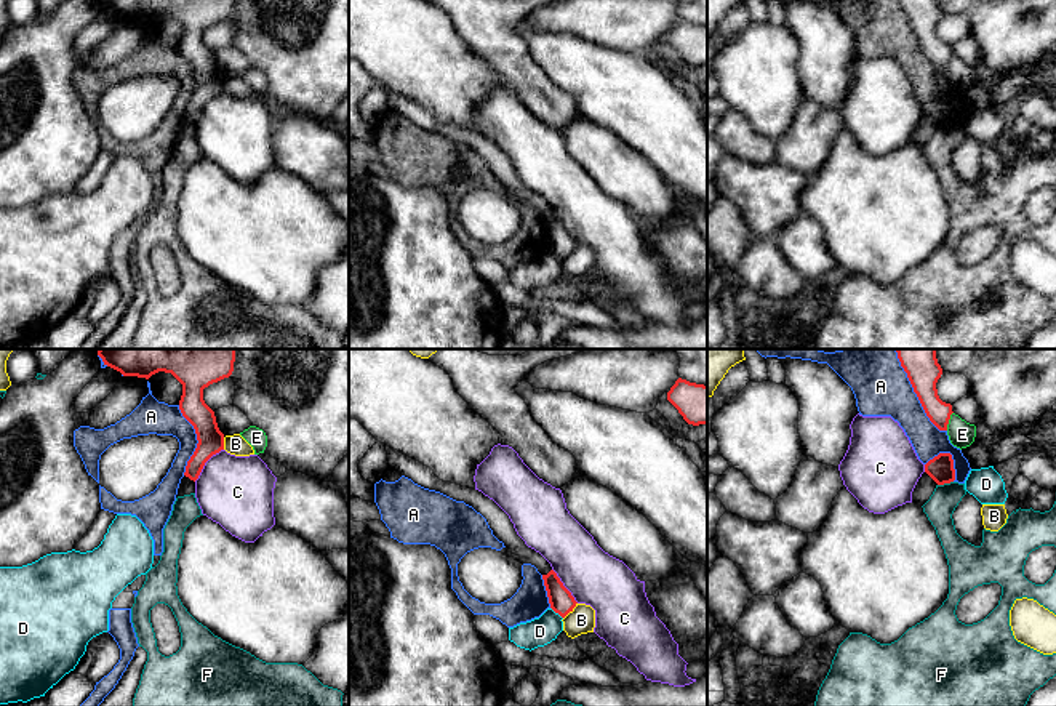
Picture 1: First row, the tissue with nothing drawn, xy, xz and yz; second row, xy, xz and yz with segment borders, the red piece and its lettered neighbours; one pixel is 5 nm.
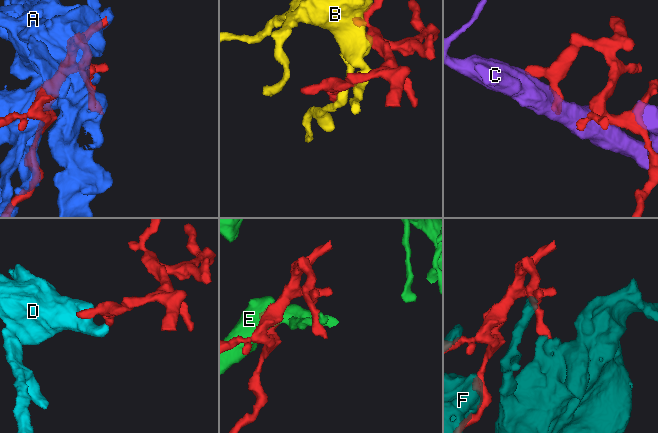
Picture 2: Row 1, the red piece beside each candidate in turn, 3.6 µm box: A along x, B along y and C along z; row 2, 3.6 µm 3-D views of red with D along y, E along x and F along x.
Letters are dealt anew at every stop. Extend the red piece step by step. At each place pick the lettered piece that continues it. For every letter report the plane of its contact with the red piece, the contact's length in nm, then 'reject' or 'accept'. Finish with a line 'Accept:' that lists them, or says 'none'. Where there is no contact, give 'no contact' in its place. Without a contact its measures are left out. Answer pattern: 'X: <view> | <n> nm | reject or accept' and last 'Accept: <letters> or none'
A: yz | 440 nm | reject
B: xz | 110 nm | reject
C: xy | 220 nm | reject
D: xz | 90 nm | reject
E: yz | 100 nm | reject
F: yz | 80 nm | reject
Accept: none

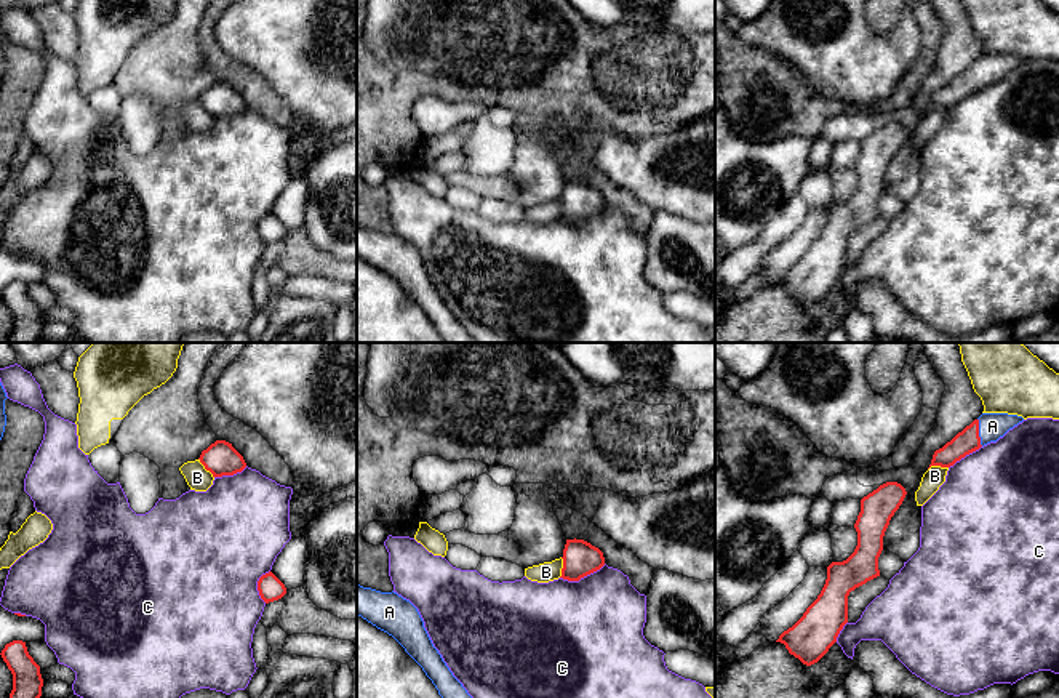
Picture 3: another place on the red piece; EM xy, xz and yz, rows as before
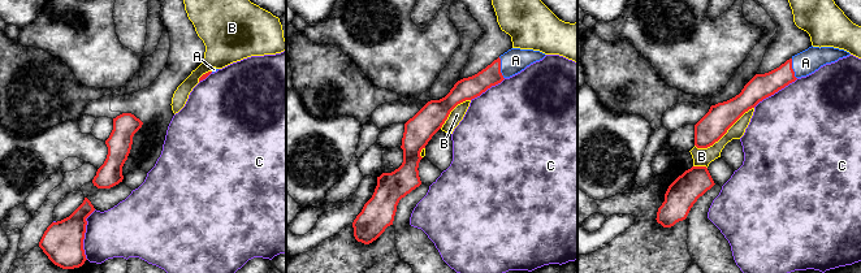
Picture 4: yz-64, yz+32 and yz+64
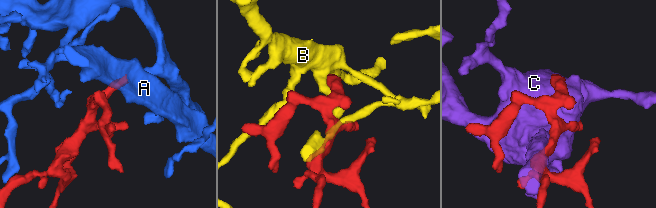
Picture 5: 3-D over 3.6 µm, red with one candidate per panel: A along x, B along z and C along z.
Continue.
A: yz | 150 nm | accept
B: xy | 130 nm | reject
C: xz | 240 nm | reject
Accept: A

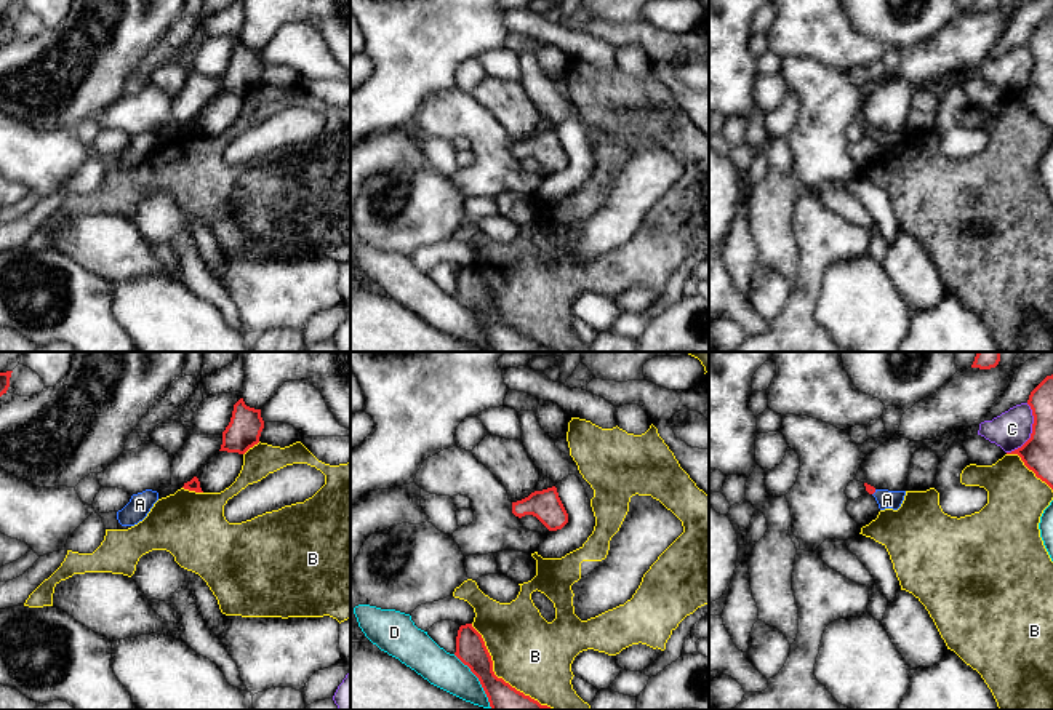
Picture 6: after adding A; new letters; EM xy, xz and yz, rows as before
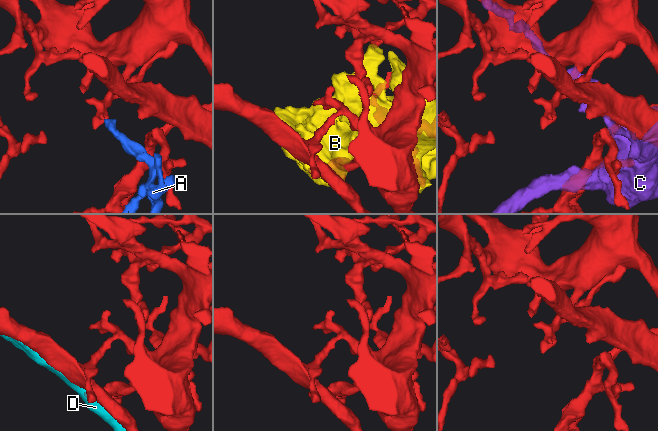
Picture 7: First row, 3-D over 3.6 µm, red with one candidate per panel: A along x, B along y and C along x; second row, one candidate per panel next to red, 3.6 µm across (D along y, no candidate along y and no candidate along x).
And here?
A: yz | 40 nm | accept
B: xz | 600 nm | reject
C: yz | 280 nm | reject
D: xz | 340 nm | reject
Accept: A

